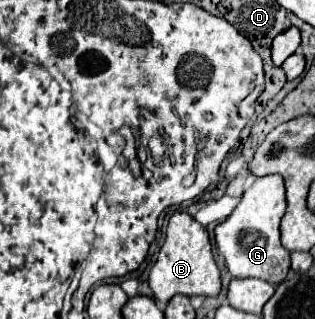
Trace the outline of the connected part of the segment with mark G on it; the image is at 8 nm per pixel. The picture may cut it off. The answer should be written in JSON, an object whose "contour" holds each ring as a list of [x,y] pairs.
{"contour":[[[278,175],[258,177],[254,185],[242,195],[232,215],[216,227],[218,251],[226,257],[226,267],[232,277],[258,277],[272,285],[284,281],[290,271],[290,253],[280,243],[280,221],[286,213],[284,181]]]}

